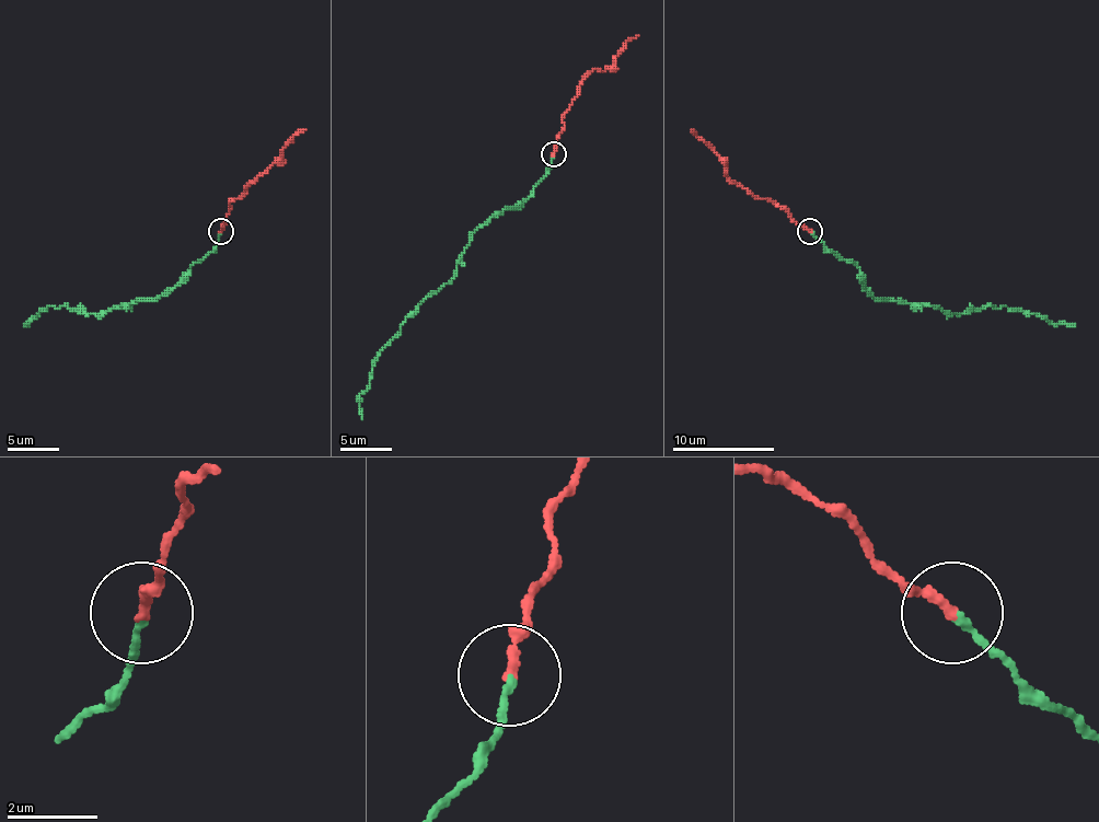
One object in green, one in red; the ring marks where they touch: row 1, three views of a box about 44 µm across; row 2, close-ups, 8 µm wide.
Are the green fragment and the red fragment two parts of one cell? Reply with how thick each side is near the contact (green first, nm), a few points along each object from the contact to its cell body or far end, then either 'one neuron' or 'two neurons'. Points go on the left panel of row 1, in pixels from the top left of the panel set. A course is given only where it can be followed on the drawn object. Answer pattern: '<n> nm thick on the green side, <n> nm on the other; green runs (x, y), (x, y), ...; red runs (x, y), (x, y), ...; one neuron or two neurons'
170 nm thick on the green side, 240 nm on the other; green runs (221, 232), (219, 244), (157, 298), (103, 313), (49, 305), (30, 326); red runs (221, 232), (231, 209), (229, 204), (273, 165), (285, 145), (305, 129); one neuron

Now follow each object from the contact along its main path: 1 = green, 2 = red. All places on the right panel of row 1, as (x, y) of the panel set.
1: (809, 232), (849, 259), (875, 298), (929, 303), (947, 313), (1006, 305), (1039, 313), (1052, 324), (1075, 326)
2: (809, 232), (783, 209), (737, 186), (725, 173), (727, 165), (691, 129)

